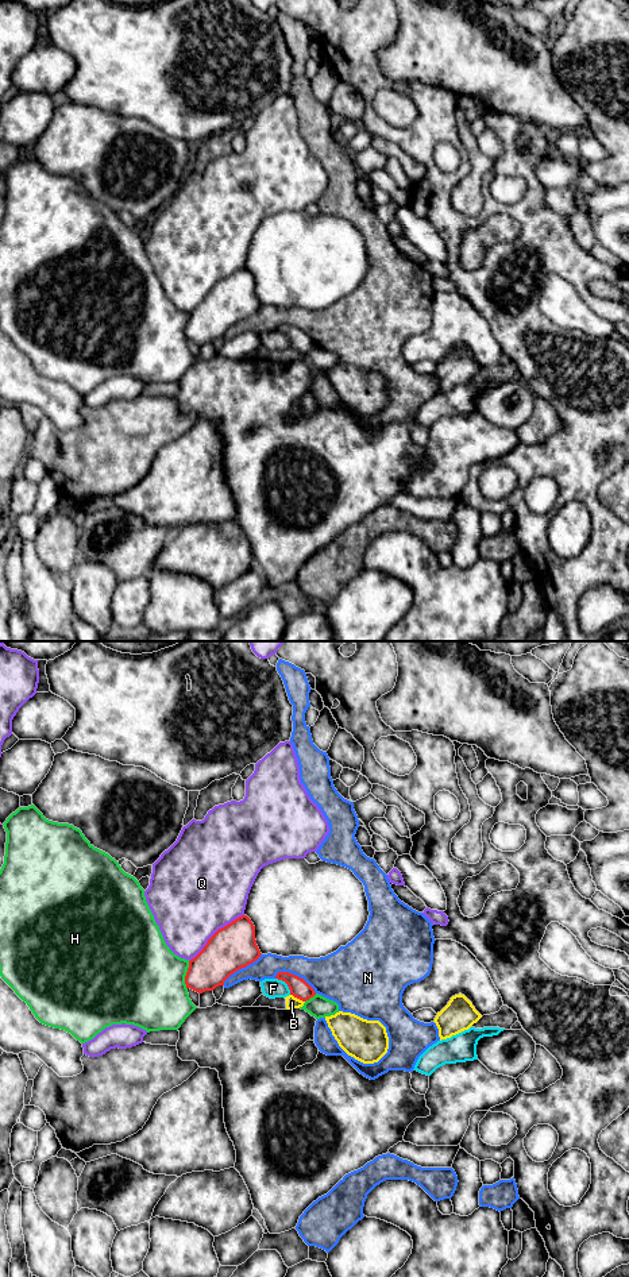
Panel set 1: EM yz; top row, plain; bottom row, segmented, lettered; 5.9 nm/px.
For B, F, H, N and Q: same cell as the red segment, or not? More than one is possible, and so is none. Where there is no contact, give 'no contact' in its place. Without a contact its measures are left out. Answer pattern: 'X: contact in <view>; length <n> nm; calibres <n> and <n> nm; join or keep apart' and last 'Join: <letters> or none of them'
B: contact in yz; length 100 nm; calibres 110 and 70 nm; keep apart
F: contact in yz; length 140 nm; calibres 110 and 120 nm; keep apart
H: contact in yz; length 170 nm; calibres 240 and 460 nm; keep apart
N: contact in yz; length 280 nm; calibres 110 and 280 nm; keep apart
Q: contact in yz; length 440 nm; calibres 280 and 480 nm; keep apart
Join: none of them

